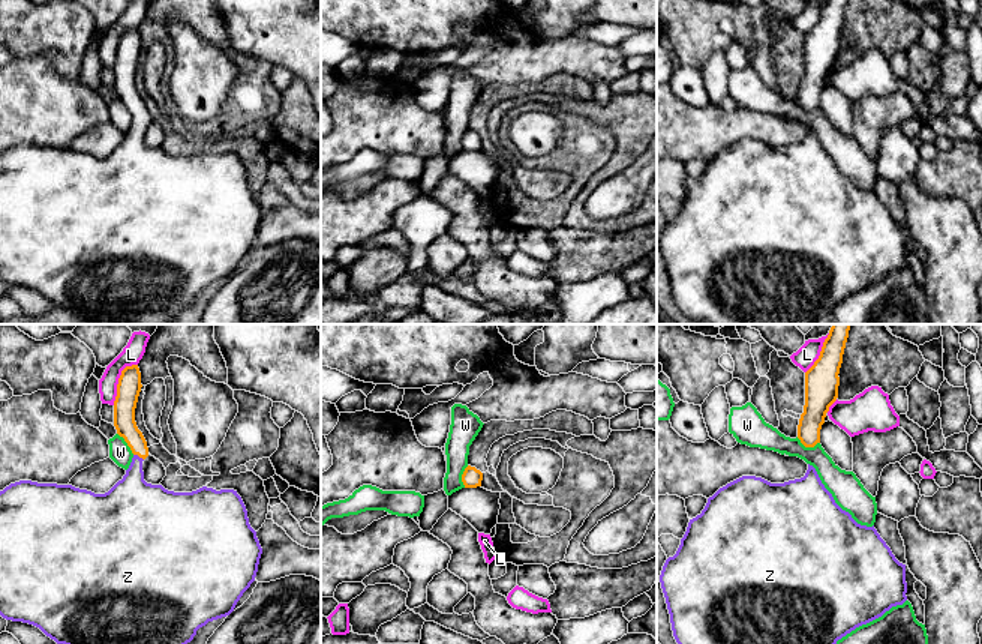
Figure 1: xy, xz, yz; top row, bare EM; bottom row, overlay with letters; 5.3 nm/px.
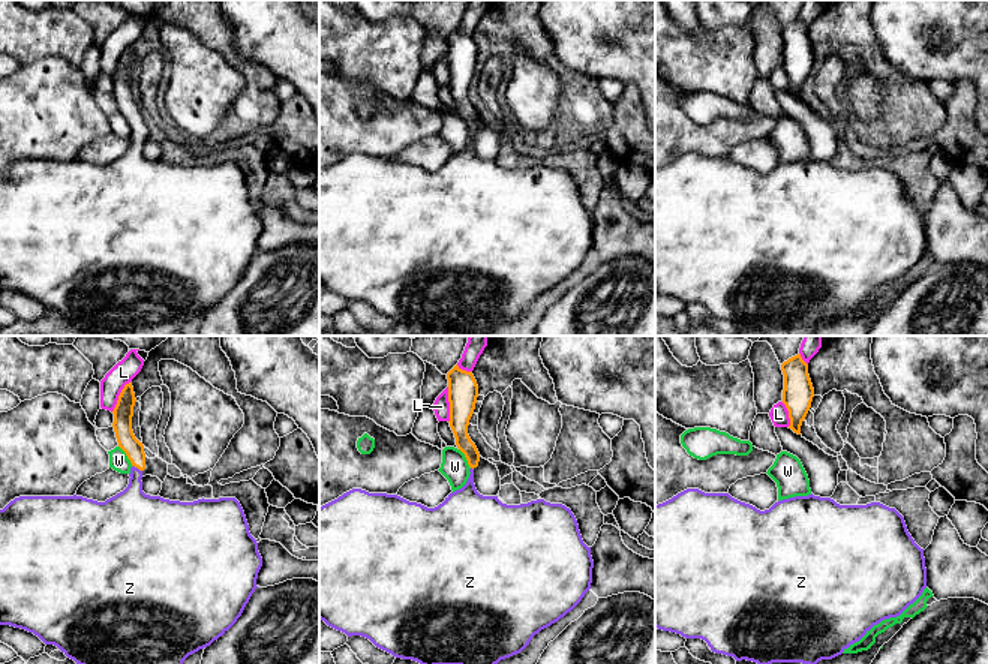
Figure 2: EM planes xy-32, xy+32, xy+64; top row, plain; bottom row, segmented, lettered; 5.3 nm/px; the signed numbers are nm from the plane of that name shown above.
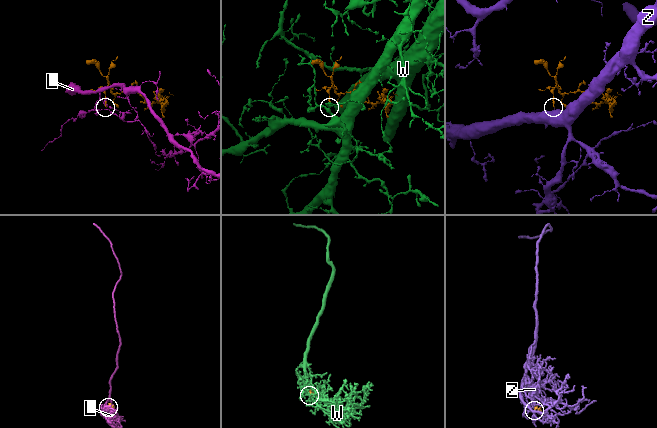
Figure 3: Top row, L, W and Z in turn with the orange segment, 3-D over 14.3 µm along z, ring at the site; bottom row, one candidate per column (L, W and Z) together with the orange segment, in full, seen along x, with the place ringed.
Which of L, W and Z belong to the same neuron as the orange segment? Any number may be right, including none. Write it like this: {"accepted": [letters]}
{"accepted": ["Z"]}

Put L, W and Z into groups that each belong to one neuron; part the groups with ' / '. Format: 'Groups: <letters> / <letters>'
Groups: L / W / Z

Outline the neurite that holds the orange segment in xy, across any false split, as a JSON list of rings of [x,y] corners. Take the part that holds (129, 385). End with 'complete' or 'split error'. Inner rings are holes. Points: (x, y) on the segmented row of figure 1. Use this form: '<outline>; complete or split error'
[[[138,365],[126,366],[117,384],[114,426],[117,434],[130,447],[133,458],[123,479],[108,492],[94,494],[72,485],[37,483],[31,480],[19,480],[0,491],[0,615],[6,620],[33,624],[57,644],[187,644],[199,627],[234,611],[258,572],[262,548],[256,531],[249,524],[246,506],[237,491],[216,491],[202,486],[192,492],[174,492],[162,485],[151,485],[144,480],[142,461],[148,456],[148,447],[135,422],[135,408],[141,387]]]; split error

